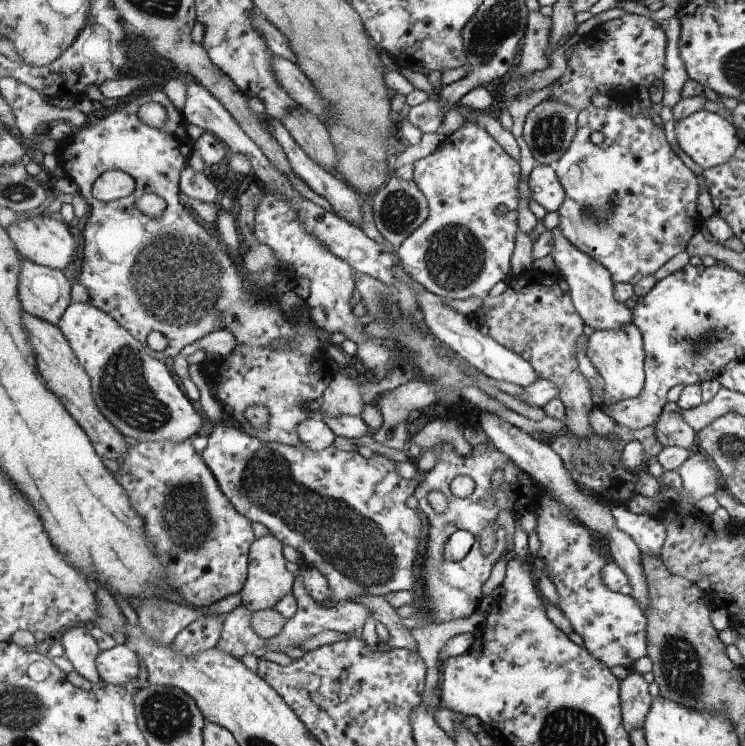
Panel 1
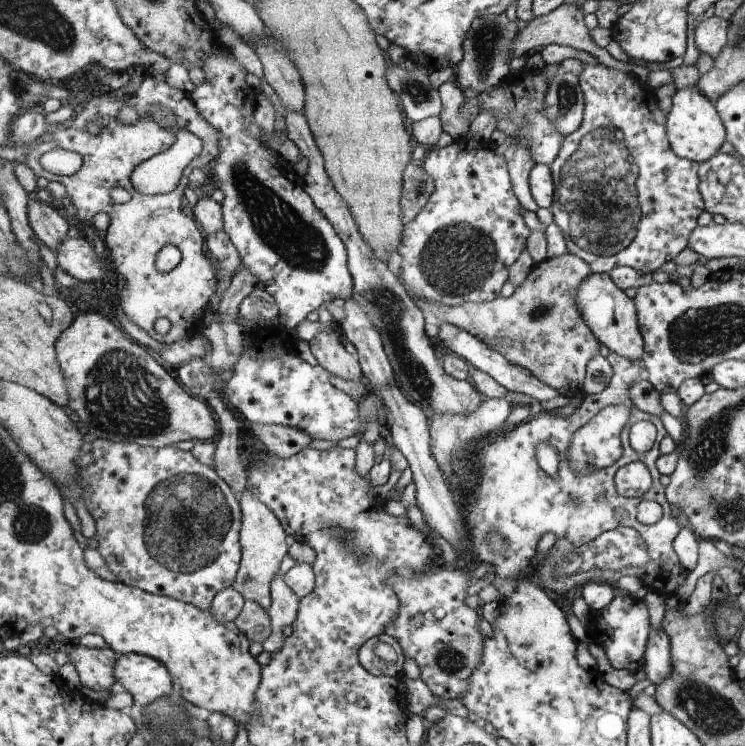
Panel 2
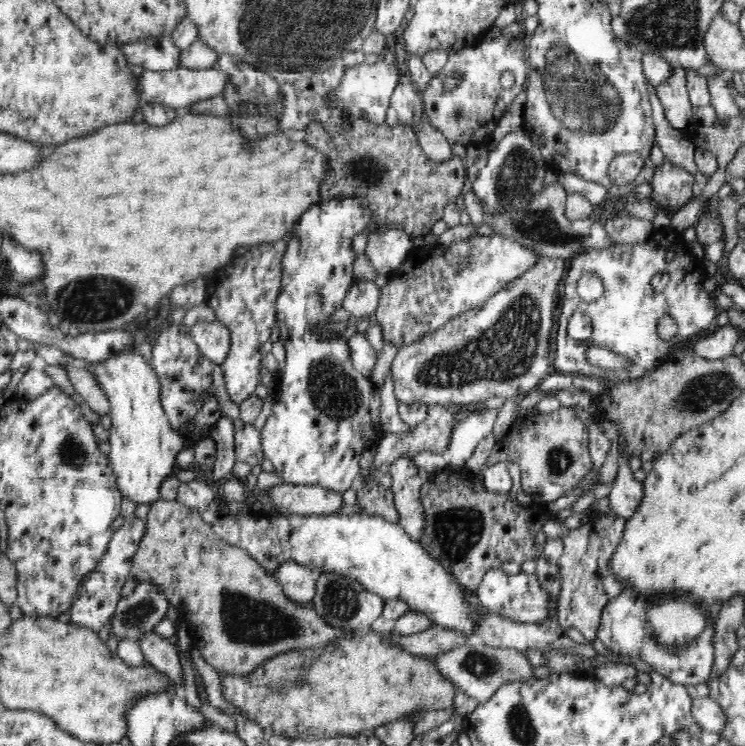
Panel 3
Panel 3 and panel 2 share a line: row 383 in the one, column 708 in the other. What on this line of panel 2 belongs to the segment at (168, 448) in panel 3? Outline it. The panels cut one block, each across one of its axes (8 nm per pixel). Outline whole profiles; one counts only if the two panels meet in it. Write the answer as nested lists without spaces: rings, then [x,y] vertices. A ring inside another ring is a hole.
[[[696,85],[676,91],[672,96],[671,110],[667,114],[667,137],[671,149],[680,158],[699,164],[709,161],[719,153],[727,139],[726,127],[718,108]]]

